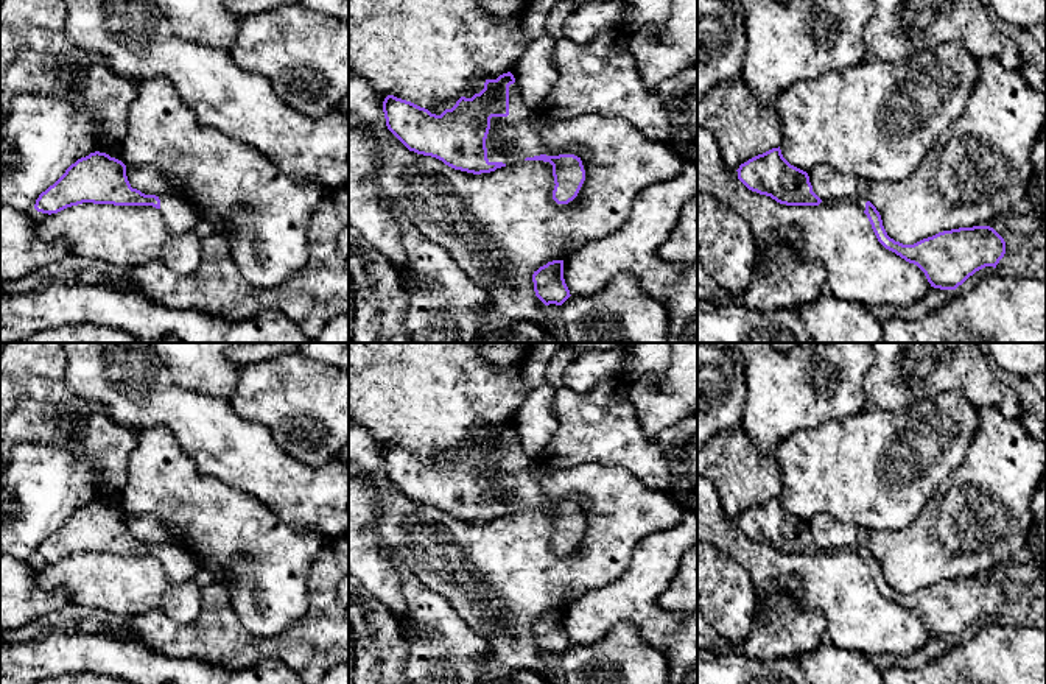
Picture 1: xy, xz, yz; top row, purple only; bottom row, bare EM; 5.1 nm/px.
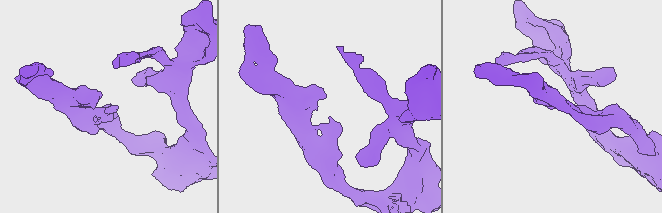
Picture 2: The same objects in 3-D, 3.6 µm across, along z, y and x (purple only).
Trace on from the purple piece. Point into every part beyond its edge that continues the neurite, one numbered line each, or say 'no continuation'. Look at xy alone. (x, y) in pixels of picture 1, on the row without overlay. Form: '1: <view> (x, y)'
1: xy (179, 563)

